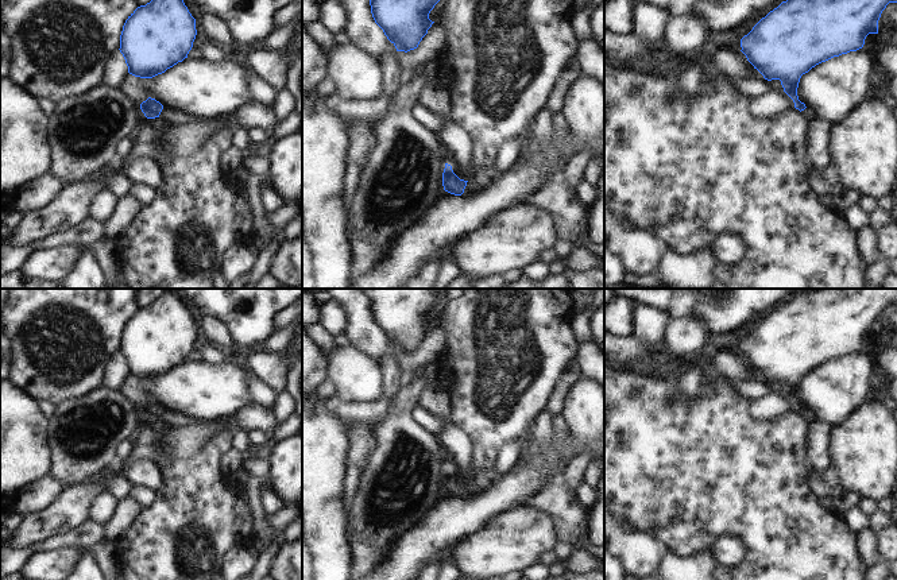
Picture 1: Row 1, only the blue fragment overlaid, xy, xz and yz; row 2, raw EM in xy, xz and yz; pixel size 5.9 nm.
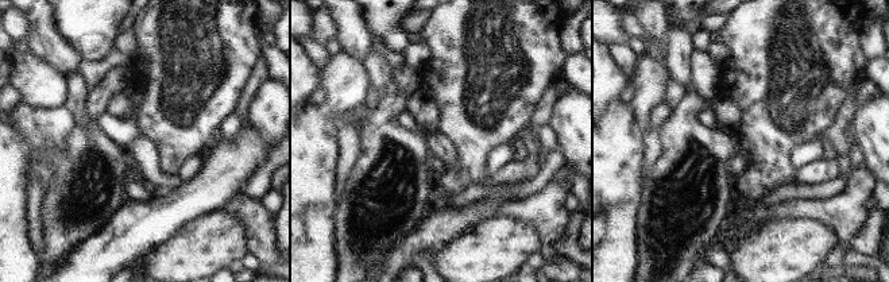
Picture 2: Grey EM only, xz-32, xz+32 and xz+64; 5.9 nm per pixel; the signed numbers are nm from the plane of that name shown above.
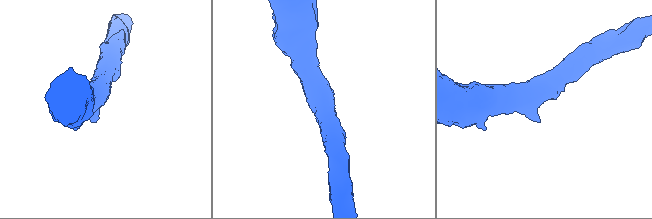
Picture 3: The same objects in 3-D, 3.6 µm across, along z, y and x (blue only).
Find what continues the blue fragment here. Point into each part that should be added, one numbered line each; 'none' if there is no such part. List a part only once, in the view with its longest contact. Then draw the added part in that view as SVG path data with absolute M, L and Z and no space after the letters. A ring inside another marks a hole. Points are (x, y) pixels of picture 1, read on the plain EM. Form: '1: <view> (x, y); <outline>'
1: xz (478, 484); M475 477L468 482L464 495L461 498L468 498L473 494L482 492L490 487L491 482L484 477Z

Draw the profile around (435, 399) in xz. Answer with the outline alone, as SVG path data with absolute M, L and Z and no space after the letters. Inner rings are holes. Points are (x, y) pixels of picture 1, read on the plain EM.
M428 384L418 405L436 417L449 419L449 395L438 384Z

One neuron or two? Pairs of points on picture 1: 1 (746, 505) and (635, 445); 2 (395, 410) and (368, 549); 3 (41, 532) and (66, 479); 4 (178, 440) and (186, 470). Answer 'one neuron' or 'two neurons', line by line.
1: one neuron
2: one neuron
3: two neurons
4: two neurons

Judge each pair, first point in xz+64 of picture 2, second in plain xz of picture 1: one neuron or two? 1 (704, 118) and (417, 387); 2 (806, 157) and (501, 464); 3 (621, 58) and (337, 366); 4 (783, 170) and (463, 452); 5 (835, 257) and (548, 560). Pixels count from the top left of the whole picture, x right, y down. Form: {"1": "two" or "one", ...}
{"1": "two", "2": "one", "3": "two", "4": "two", "5": "one"}

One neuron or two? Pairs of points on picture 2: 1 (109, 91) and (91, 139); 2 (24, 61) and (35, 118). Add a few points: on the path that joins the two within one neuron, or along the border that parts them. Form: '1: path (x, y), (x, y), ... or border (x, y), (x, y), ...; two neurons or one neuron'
1: path (97, 103), (93, 107), (92, 127); one neuron
2: border (20, 101), (43, 108), (62, 107); two neurons

